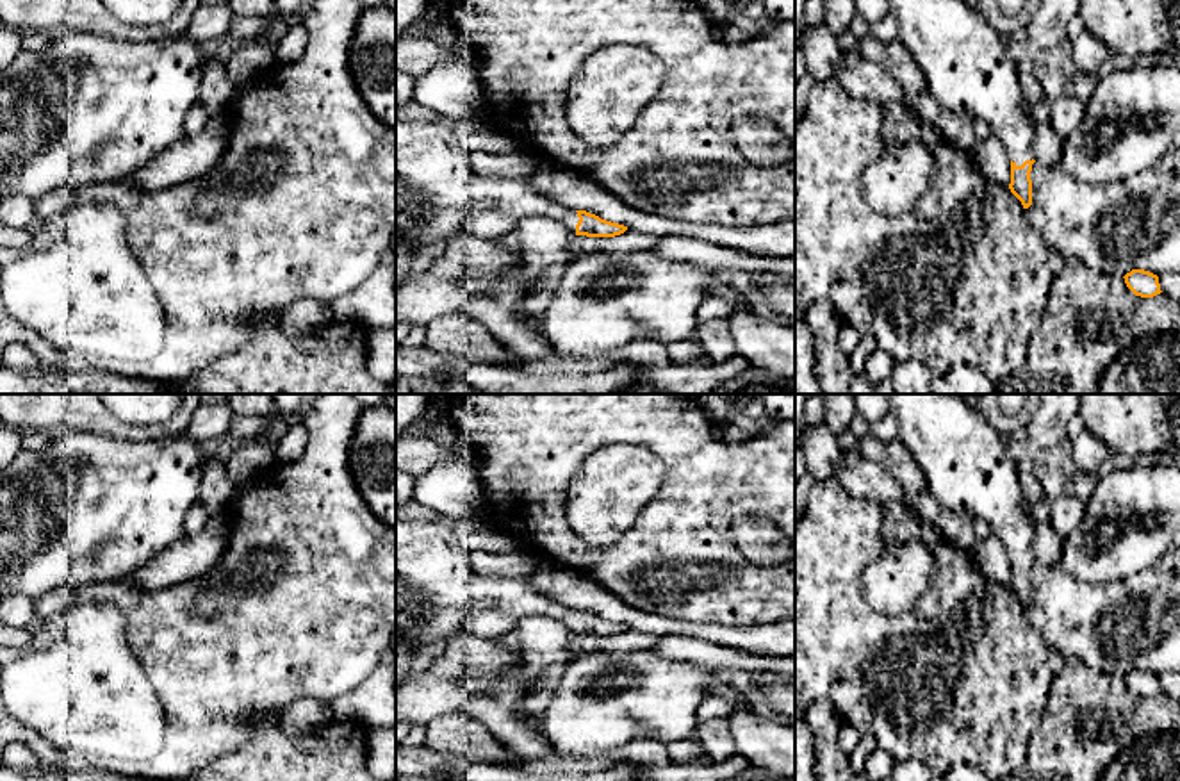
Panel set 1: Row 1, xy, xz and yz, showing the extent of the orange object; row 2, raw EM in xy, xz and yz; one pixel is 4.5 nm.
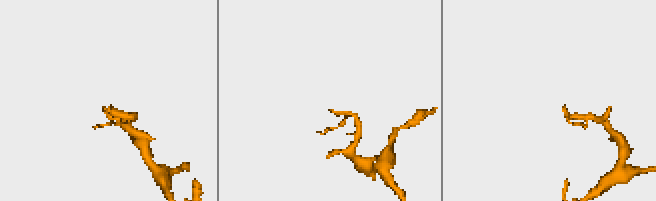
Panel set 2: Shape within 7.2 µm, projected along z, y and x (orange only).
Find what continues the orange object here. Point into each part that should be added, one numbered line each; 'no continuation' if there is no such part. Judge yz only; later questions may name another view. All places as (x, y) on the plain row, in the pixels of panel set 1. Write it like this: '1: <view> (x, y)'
1: yz (965, 460)

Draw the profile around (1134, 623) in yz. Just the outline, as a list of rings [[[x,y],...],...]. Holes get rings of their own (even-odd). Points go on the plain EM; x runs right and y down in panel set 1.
[[[1034,562],[1030,580],[1032,604],[1025,615],[1064,658],[1077,656],[1102,674],[1125,676],[1132,669],[1180,674],[1180,571],[1166,574],[1151,567],[1116,583],[1094,585],[1069,576],[1059,562]]]

